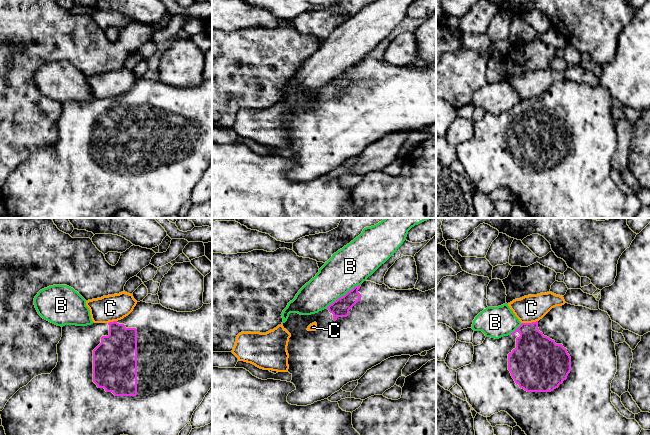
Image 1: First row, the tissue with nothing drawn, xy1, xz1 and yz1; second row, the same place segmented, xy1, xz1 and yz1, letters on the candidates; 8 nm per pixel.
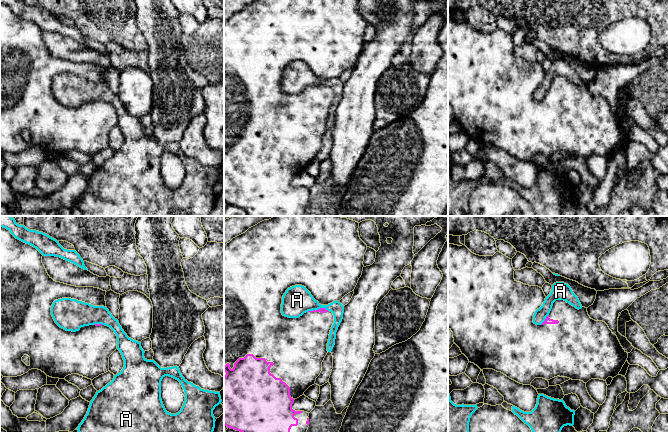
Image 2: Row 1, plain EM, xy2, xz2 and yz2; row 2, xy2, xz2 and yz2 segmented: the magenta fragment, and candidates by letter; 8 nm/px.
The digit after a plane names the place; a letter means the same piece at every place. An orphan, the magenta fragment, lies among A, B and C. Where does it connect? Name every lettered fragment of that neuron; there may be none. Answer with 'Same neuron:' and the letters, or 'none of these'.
Same neuron: none of these

